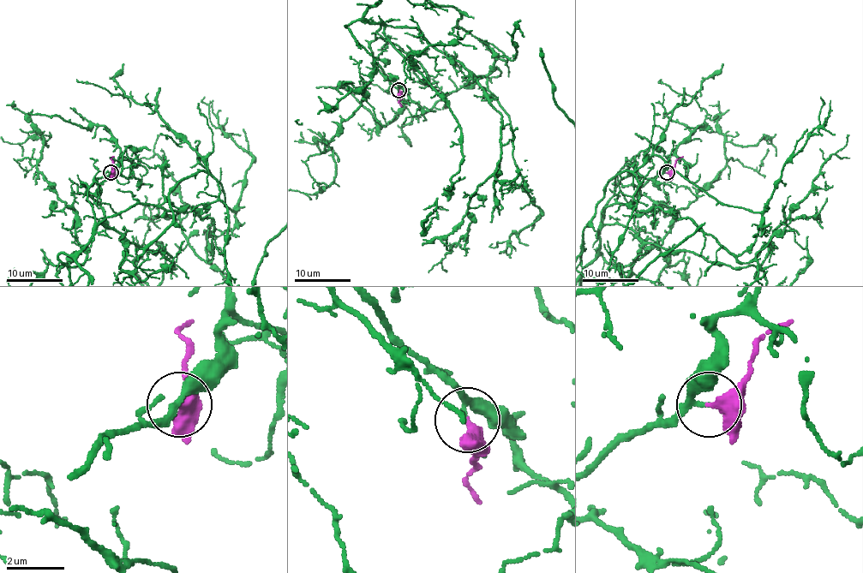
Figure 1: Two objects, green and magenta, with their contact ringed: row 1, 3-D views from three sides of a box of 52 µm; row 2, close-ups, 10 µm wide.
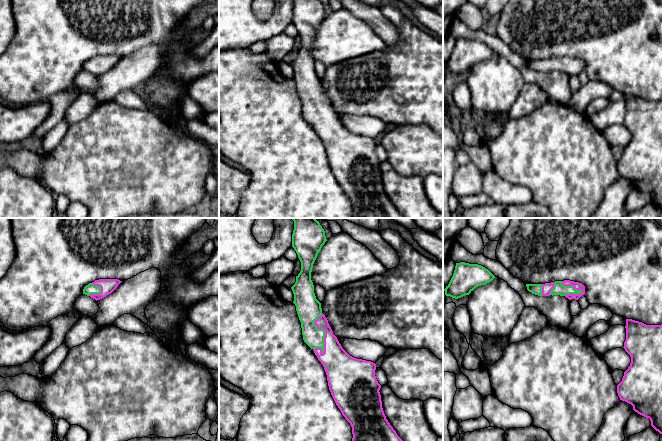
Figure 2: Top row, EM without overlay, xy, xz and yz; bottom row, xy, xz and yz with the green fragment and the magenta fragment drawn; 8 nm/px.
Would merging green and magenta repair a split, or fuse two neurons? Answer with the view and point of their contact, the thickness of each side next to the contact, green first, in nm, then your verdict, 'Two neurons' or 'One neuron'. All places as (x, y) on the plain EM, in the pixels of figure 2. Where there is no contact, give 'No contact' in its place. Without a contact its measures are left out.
Touches green at xz (324, 108). Thickness 200 nm (green) against 220 nm. One neuron

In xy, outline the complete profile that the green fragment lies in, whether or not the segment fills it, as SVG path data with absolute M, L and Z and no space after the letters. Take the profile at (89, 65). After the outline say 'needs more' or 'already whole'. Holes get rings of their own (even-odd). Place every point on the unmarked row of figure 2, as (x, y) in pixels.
M118 55L95 56L84 63L83 70L97 77L111 70L121 58Z; needs more

